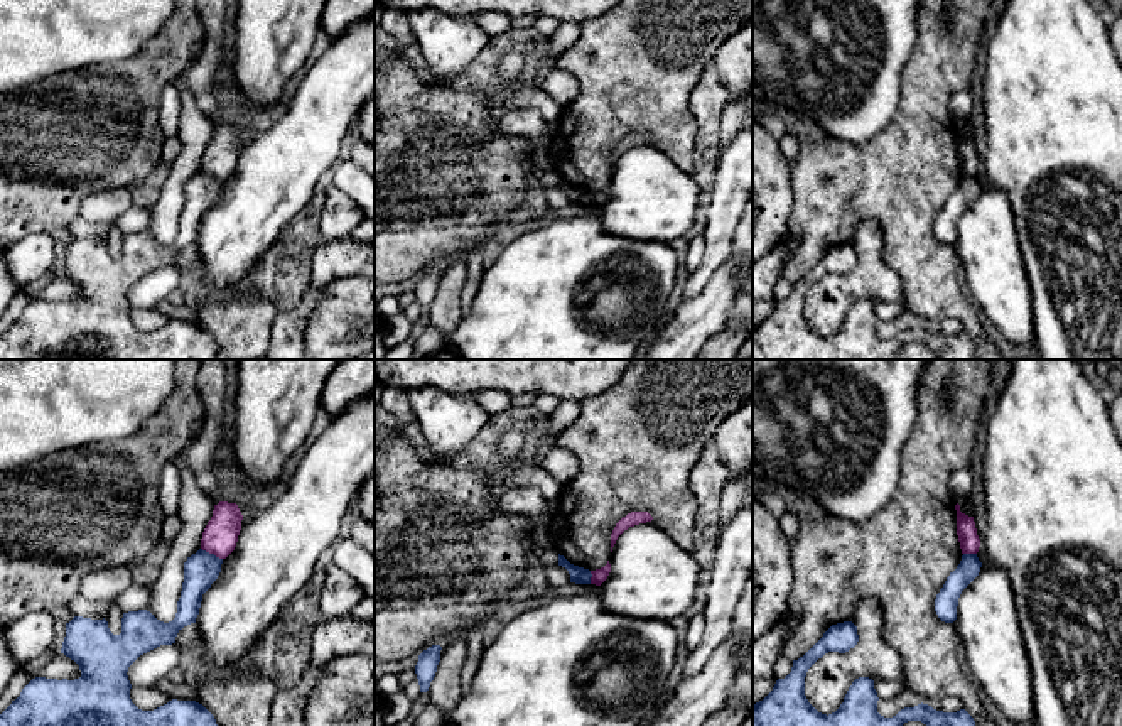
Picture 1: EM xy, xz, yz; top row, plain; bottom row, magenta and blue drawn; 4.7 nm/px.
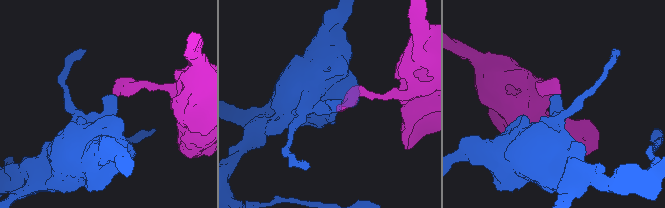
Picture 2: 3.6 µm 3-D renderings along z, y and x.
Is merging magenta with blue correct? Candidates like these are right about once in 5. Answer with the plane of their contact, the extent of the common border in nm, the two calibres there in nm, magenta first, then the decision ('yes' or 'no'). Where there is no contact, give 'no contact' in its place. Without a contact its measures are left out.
xy | 120 nm | 170/170 nm | no

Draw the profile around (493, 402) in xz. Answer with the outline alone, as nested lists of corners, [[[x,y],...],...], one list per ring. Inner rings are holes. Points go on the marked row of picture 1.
[[[499,390],[474,392],[472,397],[481,404],[484,412],[493,417],[506,409],[513,407],[511,395]]]

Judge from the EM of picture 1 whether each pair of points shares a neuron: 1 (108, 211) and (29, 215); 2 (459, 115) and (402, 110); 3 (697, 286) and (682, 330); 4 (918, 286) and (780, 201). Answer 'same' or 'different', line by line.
1: different
2: same
3: different
4: different

